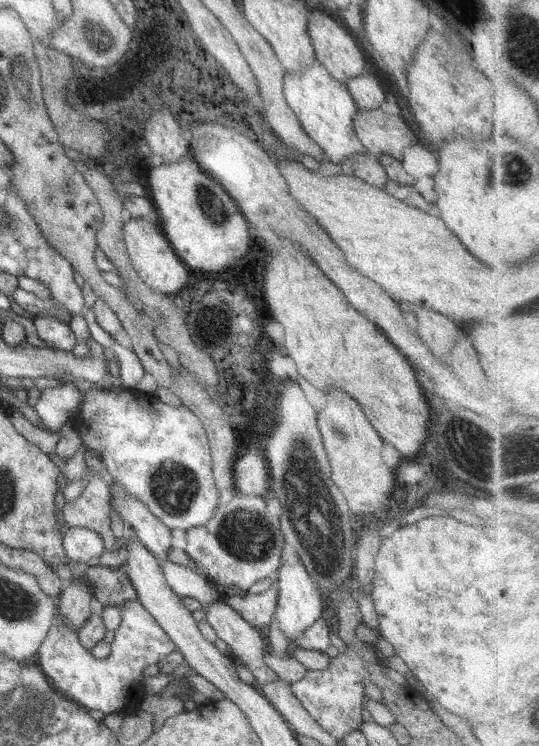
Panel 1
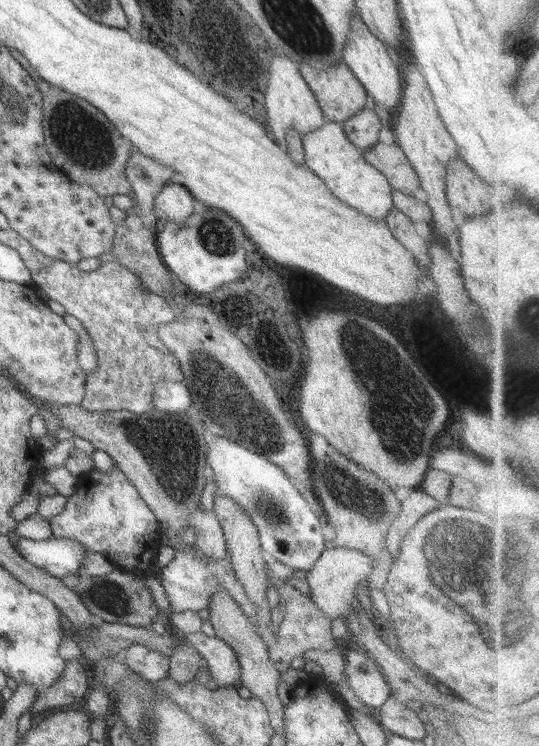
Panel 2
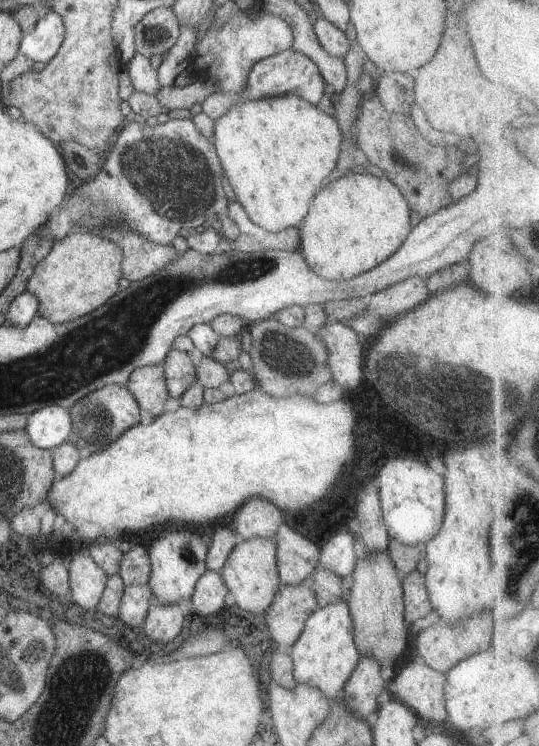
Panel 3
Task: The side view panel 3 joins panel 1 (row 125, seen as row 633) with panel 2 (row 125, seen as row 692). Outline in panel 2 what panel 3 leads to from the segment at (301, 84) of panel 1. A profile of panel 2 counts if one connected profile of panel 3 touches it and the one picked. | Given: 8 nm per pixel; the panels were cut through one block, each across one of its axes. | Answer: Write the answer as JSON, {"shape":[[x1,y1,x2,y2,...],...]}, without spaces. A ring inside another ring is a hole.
{"shape":[[327,120,321,128,302,135,305,166,330,189,330,193,344,204,355,208,368,218,380,220,393,206,392,188,386,176,366,163,363,151,348,140,343,123]]}

